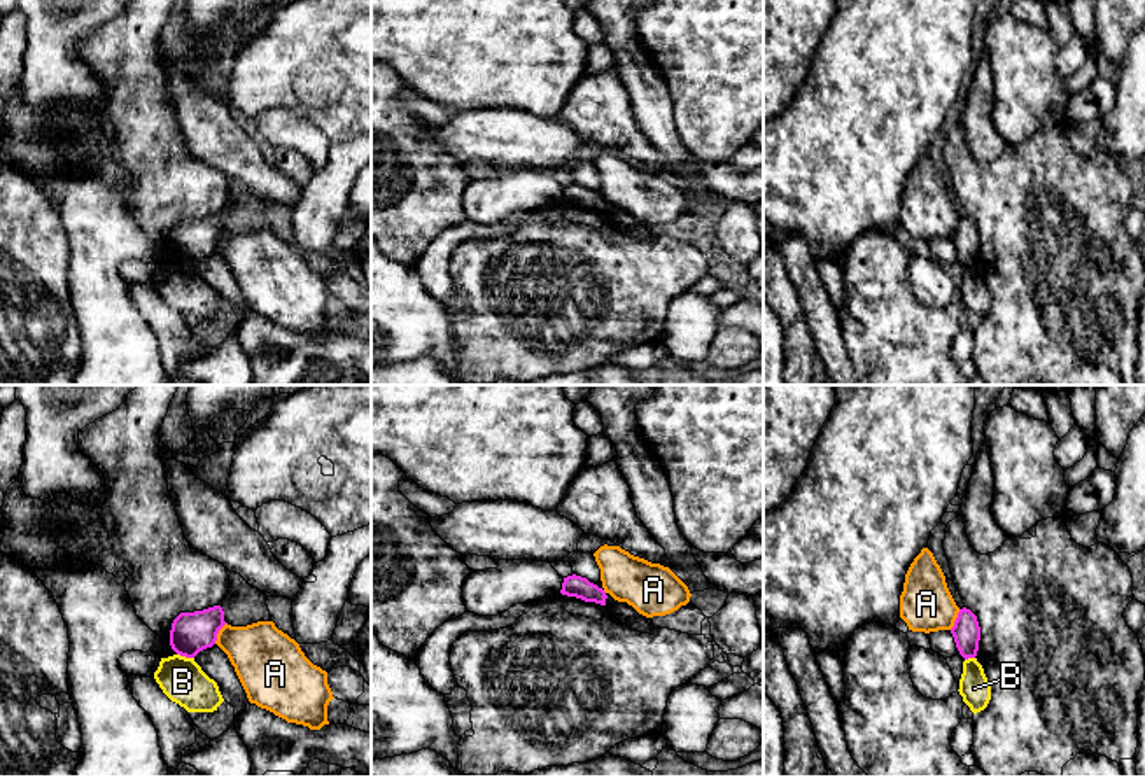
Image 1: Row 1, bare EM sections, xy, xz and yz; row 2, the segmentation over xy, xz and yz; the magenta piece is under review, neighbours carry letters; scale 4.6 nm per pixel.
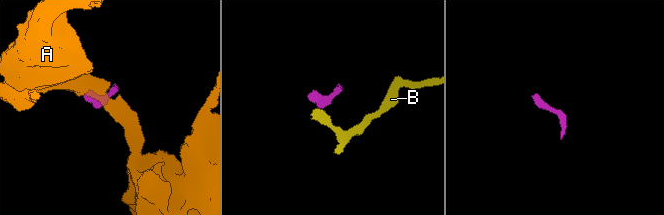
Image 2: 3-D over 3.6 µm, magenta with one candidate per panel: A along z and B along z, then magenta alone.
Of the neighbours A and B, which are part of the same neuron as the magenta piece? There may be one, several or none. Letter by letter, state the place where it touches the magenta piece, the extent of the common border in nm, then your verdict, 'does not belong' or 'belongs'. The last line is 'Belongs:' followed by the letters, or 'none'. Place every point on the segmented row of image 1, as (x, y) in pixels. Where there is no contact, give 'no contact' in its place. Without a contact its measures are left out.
A: meets magenta in xy at (217, 632); contact 110 nm long; does not belong
B: meets magenta in xy at (186, 657); contact 80 nm long; does not belong
Belongs: none

